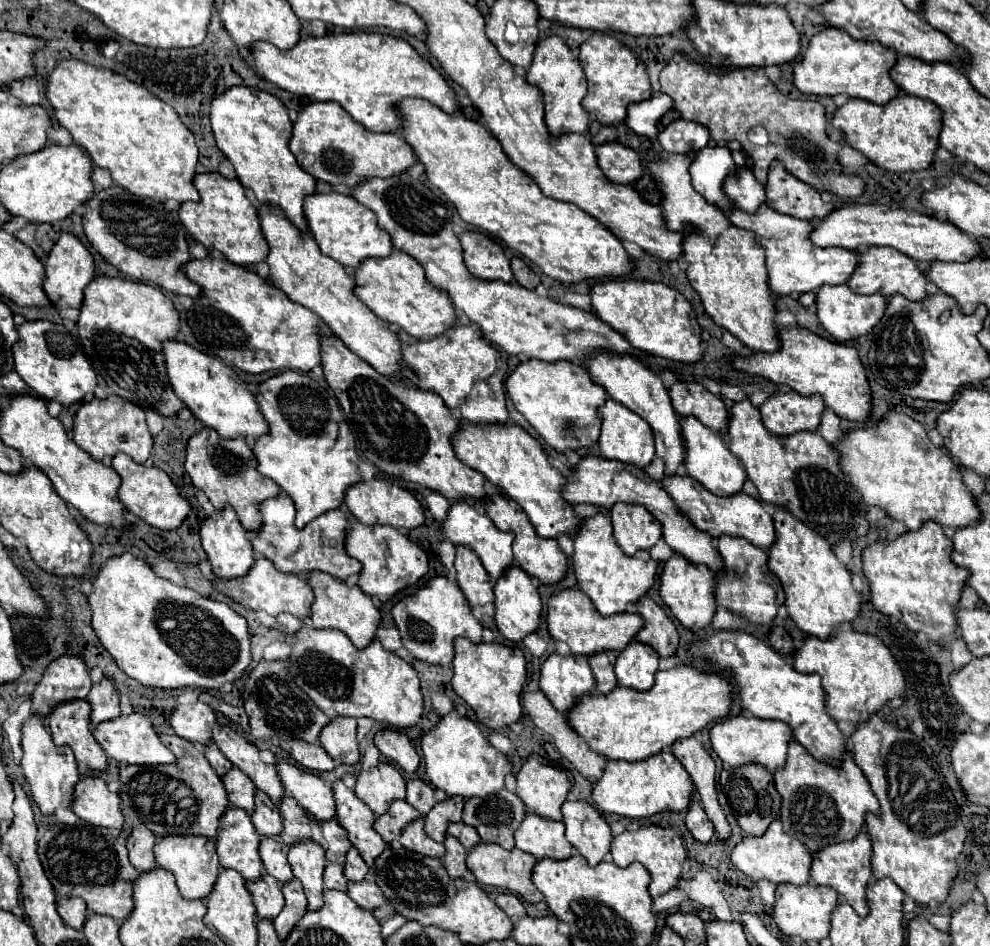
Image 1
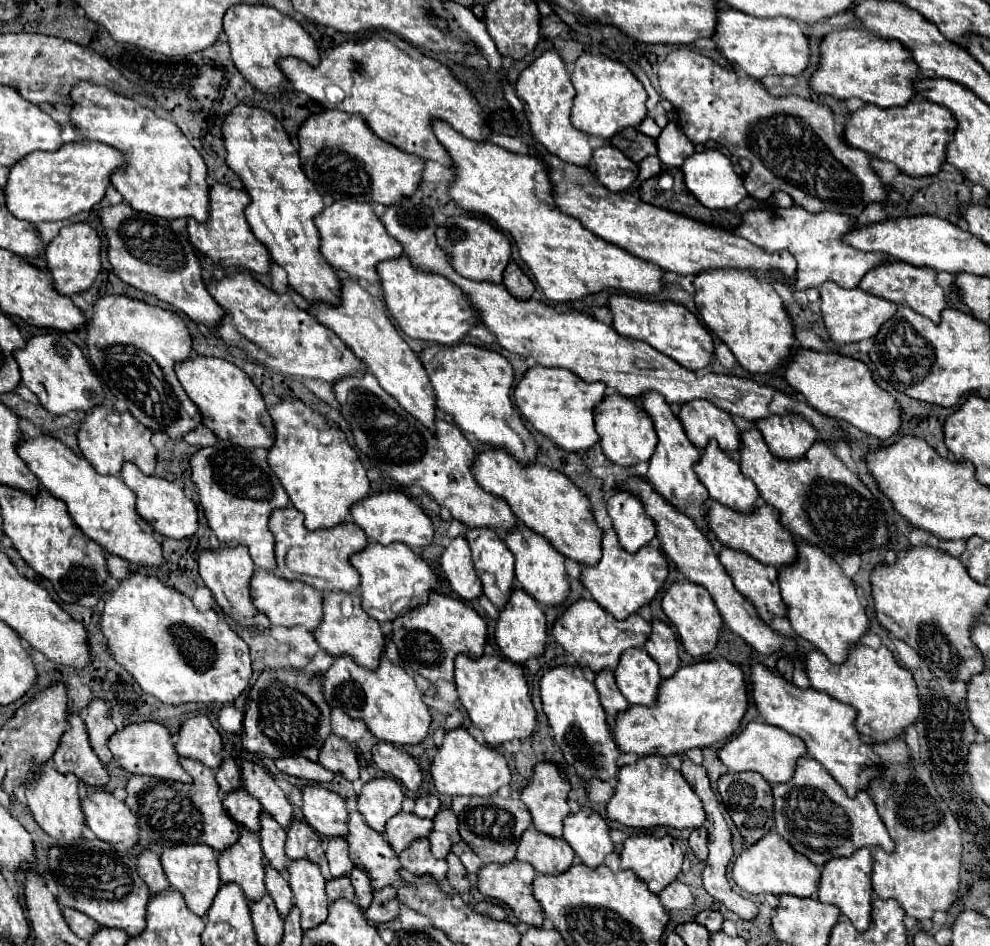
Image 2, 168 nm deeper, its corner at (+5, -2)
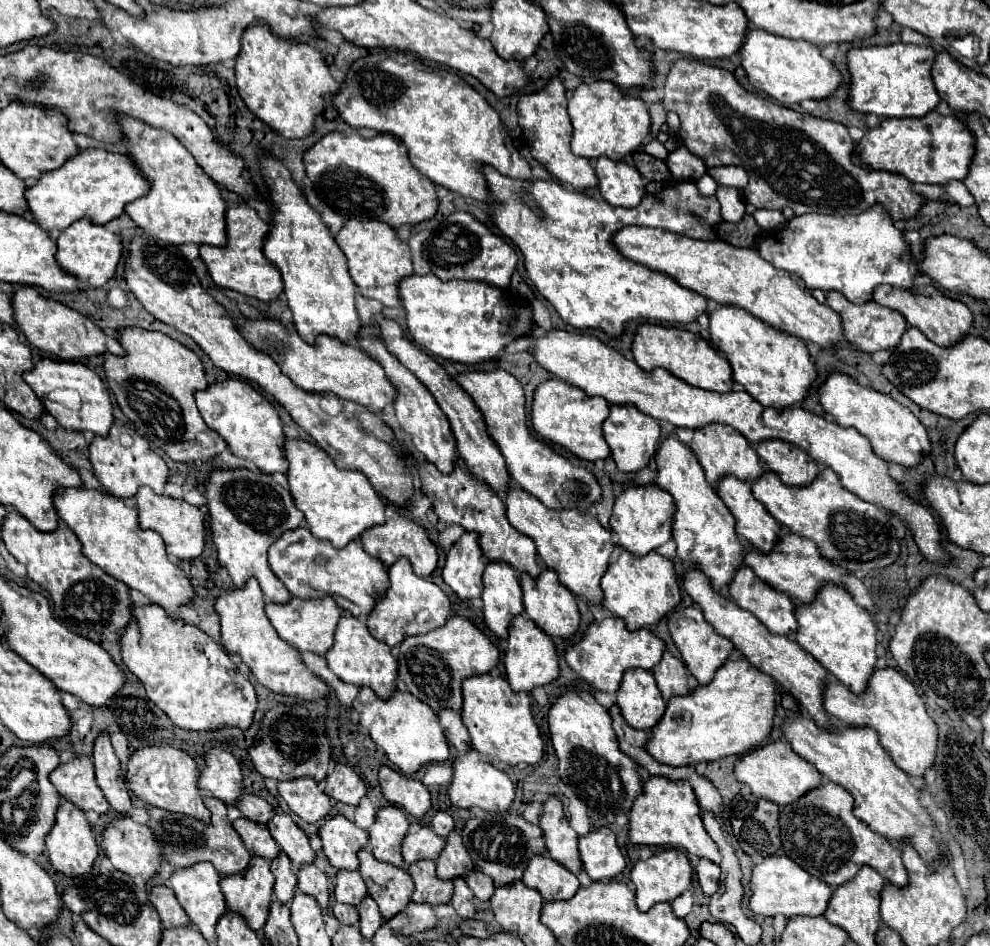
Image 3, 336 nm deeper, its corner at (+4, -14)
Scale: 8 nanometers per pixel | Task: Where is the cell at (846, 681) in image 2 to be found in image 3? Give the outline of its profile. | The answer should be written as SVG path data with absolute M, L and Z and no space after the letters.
M882 668L874 670L864 694L854 694L846 686L828 682L824 690L824 708L830 716L836 716L844 726L868 726L880 736L880 744L890 752L892 760L906 774L924 778L926 770L934 764L938 728L928 716L922 698L912 682L908 682L898 670Z

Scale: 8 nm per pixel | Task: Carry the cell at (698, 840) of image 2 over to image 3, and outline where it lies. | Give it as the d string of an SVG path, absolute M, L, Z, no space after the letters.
M700 858L698 866L696 866L696 874L698 874L698 882L700 882L706 896L712 896L714 892L718 892L718 888L720 888L720 866L714 866L714 862L706 862L704 858Z

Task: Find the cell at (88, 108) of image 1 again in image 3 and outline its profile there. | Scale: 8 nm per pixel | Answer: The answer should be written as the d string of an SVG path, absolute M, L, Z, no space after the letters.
M122 118L126 128L126 142L122 142L134 156L138 168L150 182L150 192L126 206L126 214L144 232L168 244L226 244L226 210L218 184L202 170L194 156L166 130L158 130L134 118Z

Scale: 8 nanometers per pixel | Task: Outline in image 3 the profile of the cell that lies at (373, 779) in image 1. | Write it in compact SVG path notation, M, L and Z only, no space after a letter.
M386 806L378 812L370 828L370 850L376 860L404 868L402 840L408 834L408 820L398 806Z

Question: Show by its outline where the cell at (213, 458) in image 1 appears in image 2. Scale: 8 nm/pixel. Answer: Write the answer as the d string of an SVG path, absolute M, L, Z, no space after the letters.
M217 442L213 446L199 448L189 458L189 464L191 464L191 480L199 490L199 502L203 506L207 522L209 522L211 530L215 532L215 536L219 538L219 542L225 546L237 546L237 544L247 546L255 566L265 568L265 570L273 570L273 566L275 566L273 542L275 540L267 528L267 518L269 518L271 510L287 506L289 498L285 494L285 488L277 482L277 478L273 478L273 474L269 474L269 466L267 466L265 456L267 454L257 454L253 450L245 450L245 448L233 446L229 442Z

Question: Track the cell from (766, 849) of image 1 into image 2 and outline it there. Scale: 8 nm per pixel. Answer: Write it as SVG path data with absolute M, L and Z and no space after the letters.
M767 832L759 842L745 846L739 854L739 858L733 864L733 880L735 884L749 892L771 892L771 894L793 894L793 896L813 896L817 892L817 878L821 870L809 862L803 854L795 852L779 834Z

